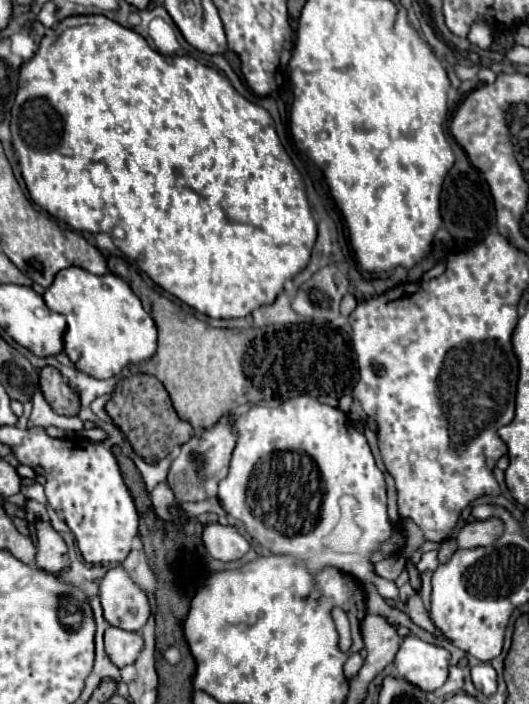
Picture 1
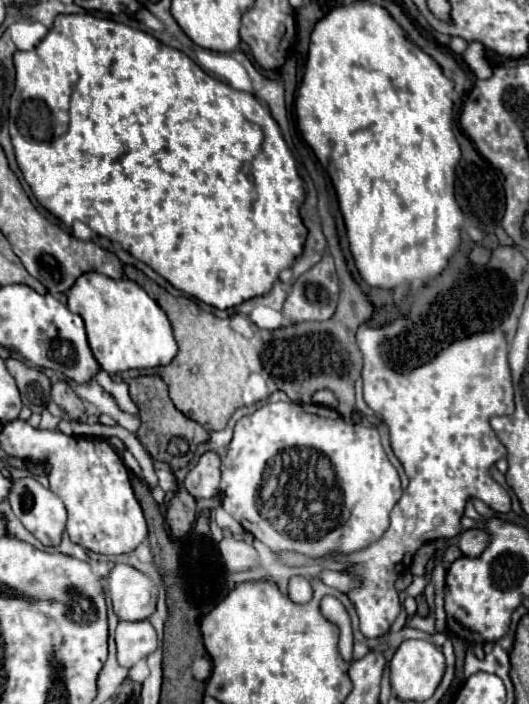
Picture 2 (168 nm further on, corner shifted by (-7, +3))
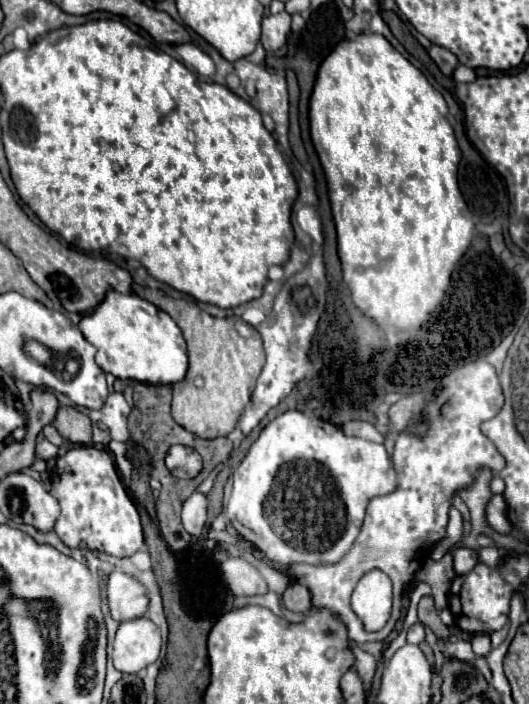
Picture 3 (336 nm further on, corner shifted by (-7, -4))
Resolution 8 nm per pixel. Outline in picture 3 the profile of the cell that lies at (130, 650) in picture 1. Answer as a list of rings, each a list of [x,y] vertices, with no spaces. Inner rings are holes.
[[[145,616],[121,622],[113,644],[113,664],[119,672],[137,674],[159,658],[161,632]]]

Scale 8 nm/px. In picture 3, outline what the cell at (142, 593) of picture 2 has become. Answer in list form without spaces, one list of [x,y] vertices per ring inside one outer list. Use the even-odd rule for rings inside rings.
[[[113,570],[109,574],[107,602],[111,616],[117,622],[141,618],[149,606],[145,586],[121,570]]]

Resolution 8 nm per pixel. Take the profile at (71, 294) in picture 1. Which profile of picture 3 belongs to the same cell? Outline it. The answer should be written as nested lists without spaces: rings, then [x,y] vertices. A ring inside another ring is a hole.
[[[107,292],[105,300],[79,322],[83,336],[97,348],[97,364],[115,378],[147,384],[175,384],[187,374],[187,344],[169,314],[137,294]]]

